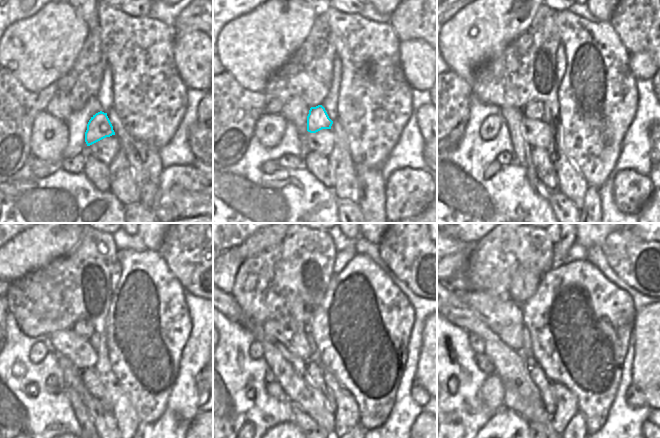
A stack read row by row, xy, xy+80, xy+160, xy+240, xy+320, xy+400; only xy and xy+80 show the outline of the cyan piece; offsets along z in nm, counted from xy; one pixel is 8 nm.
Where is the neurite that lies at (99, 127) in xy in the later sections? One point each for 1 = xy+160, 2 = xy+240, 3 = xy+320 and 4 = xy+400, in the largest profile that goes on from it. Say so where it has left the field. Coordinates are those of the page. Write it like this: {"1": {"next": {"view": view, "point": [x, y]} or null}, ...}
{"1": {"next": {"view": "xy+160", "point": [534, 110]}}, "2": {"next": {"view": "xy+240", "point": [83, 328]}}, "3": {"next": {"view": "xy+320", "point": [302, 312]}}, "4": {"next": {"view": "xy+400", "point": [524, 282]}}}

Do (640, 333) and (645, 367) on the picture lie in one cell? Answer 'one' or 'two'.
one

